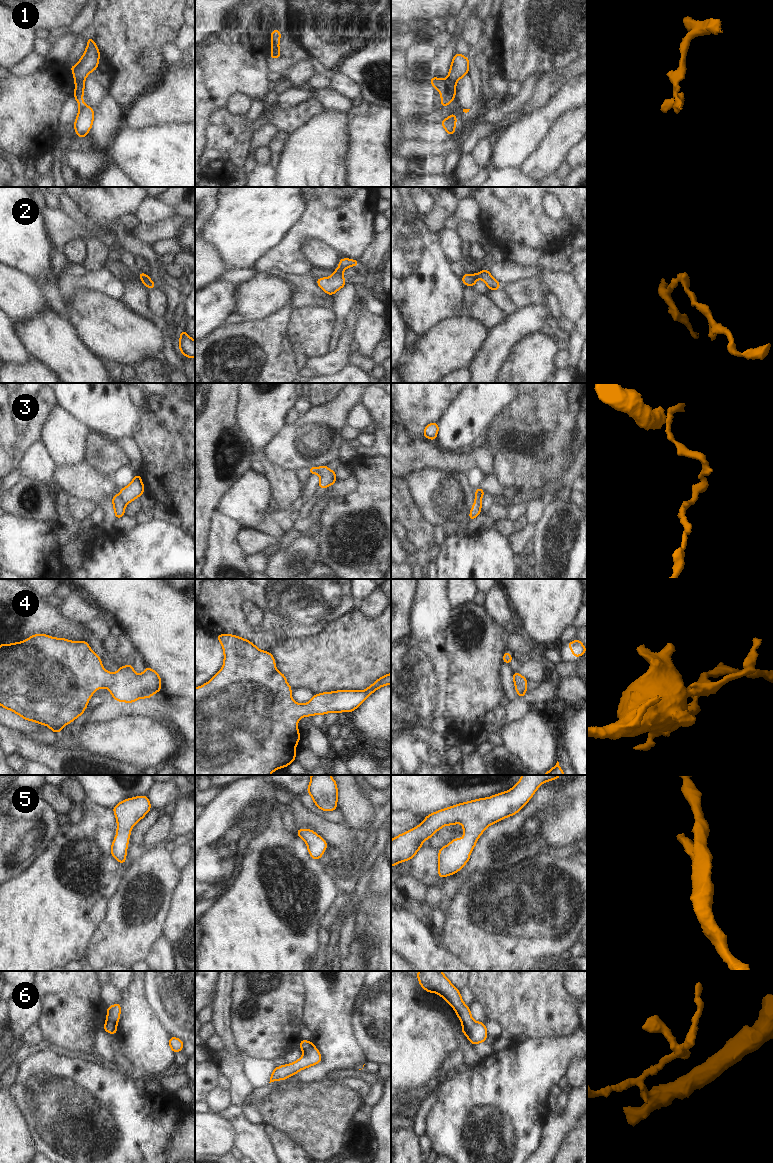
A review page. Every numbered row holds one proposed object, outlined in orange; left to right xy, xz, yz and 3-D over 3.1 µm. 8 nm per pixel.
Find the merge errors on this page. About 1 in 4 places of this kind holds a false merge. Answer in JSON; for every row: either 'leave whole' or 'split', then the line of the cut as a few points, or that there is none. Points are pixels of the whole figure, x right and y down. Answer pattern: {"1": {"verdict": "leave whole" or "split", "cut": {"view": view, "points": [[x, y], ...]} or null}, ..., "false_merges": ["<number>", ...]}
{"1": {"verdict": "split", "cut": {"view": "xy", "points": [[75, 80], [83, 81]]}}, "2": {"verdict": "leave whole", "cut": null}, "3": {"verdict": "split", "cut": {"view": "xy", "points": [[119, 495], [125, 504]]}}, "4": {"verdict": "leave whole", "cut": null}, "5": {"verdict": "leave whole", "cut": null}, "6": {"verdict": "leave whole", "cut": null}, "false_merges": ["1", "3"]}

